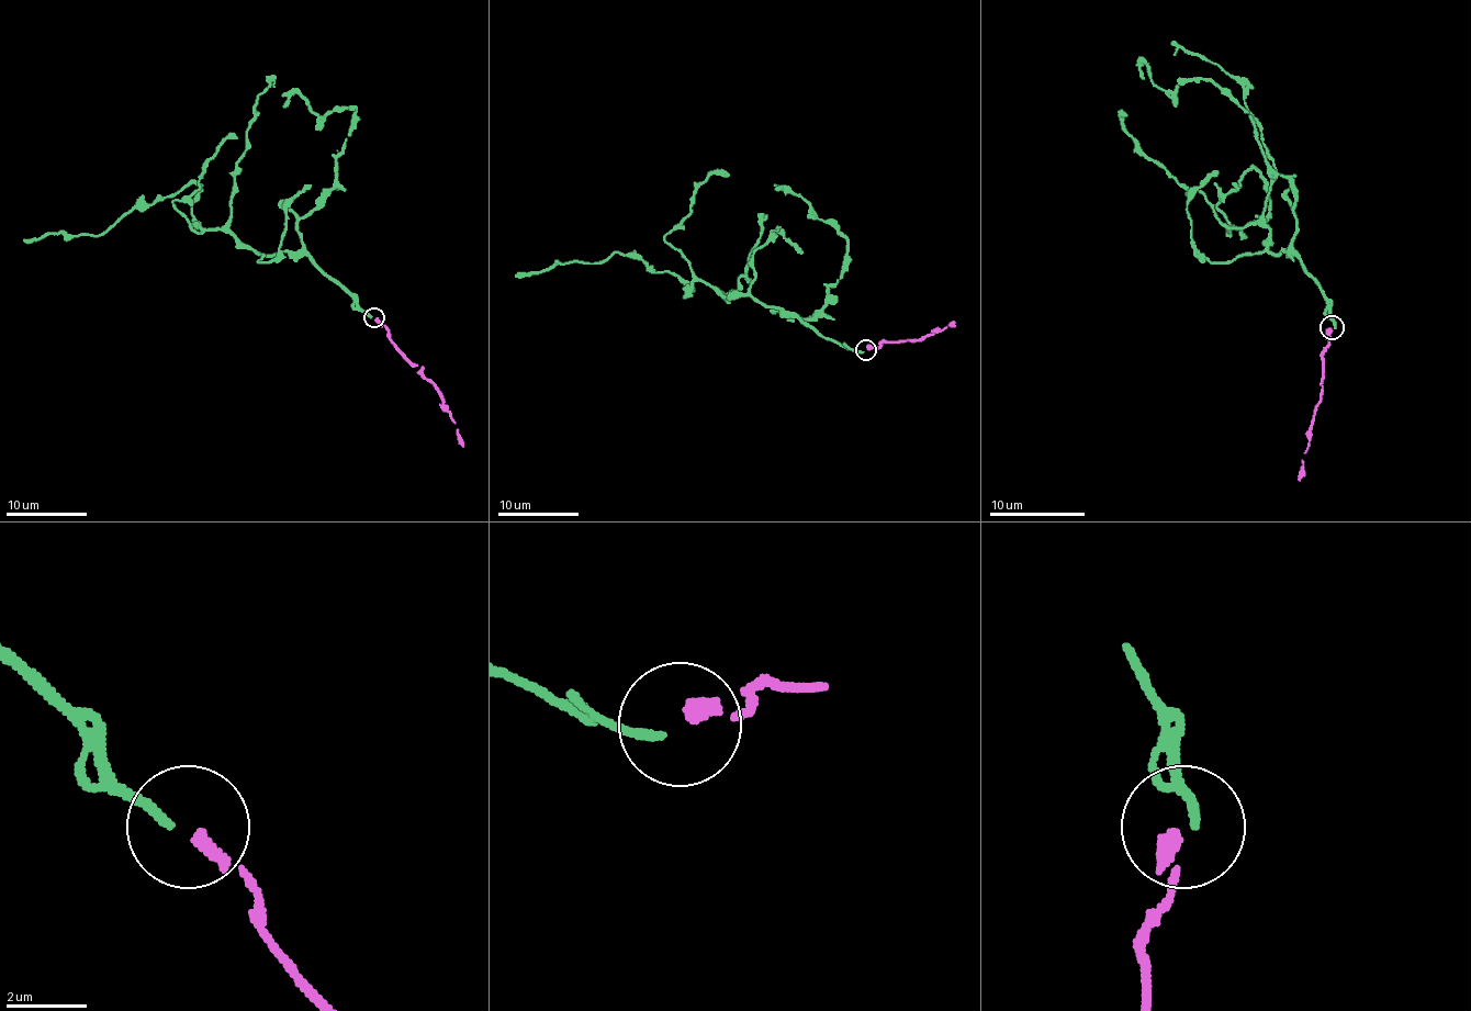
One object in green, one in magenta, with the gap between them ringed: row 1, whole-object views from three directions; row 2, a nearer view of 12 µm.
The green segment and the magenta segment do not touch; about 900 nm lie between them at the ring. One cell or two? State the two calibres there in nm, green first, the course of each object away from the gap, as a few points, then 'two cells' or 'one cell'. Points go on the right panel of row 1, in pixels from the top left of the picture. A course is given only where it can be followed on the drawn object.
220/260 nm | green via (1334, 327), (1314, 277), (1249, 224), (1269, 212), (1255, 169), (1216, 205), (1245, 236) | magenta via (1332, 327), (1322, 359), (1322, 402), (1312, 418), (1300, 481) | two cells

